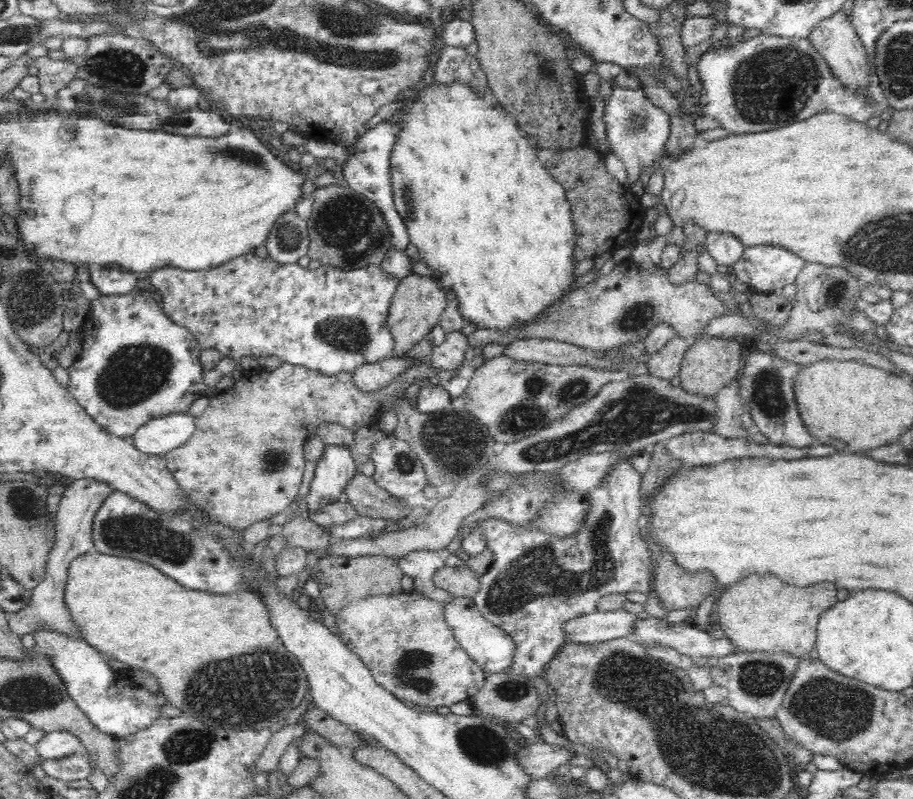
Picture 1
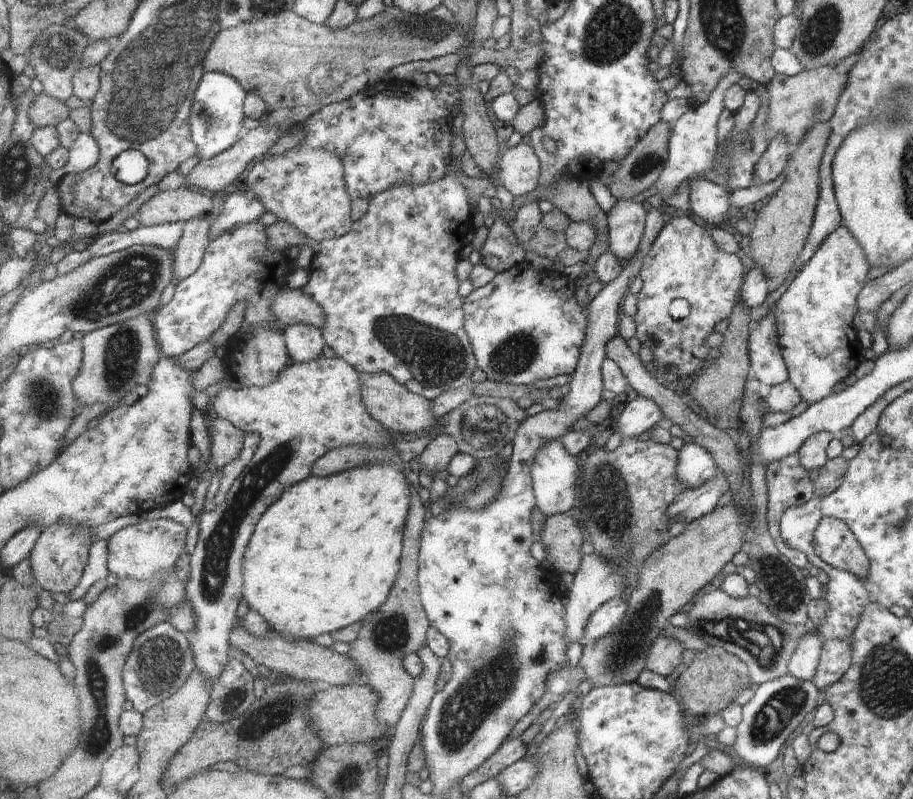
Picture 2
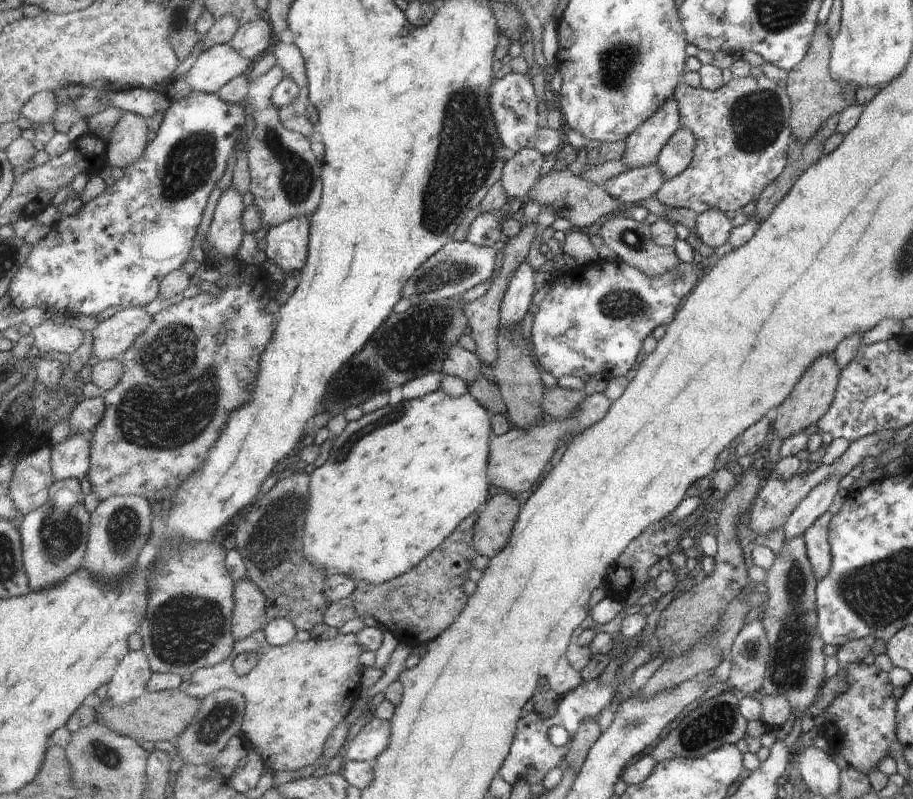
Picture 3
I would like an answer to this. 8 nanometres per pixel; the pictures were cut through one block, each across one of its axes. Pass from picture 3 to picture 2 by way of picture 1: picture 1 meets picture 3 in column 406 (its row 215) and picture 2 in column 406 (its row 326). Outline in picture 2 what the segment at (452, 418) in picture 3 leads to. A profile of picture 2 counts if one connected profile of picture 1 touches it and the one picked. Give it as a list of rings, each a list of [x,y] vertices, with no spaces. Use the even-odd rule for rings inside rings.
[[[377,463],[363,465],[348,471],[332,474],[326,477],[311,476],[300,483],[295,483],[284,495],[269,507],[260,518],[256,531],[249,541],[244,554],[244,600],[251,611],[258,612],[270,624],[272,631],[290,634],[295,639],[317,638],[321,634],[331,634],[351,626],[362,623],[362,620],[377,612],[389,598],[400,575],[401,557],[404,551],[404,530],[408,523],[409,507],[411,507],[411,484],[401,473],[401,464]]]

